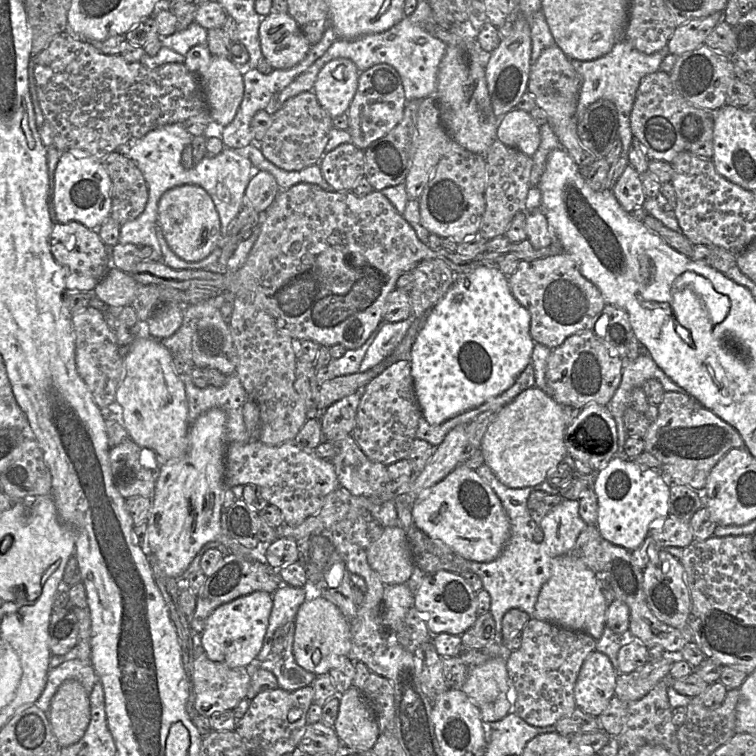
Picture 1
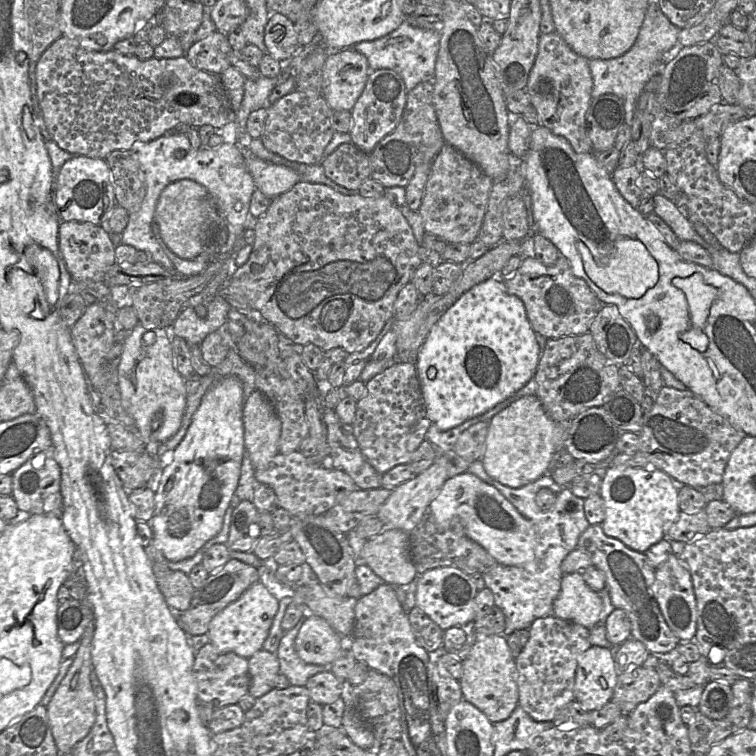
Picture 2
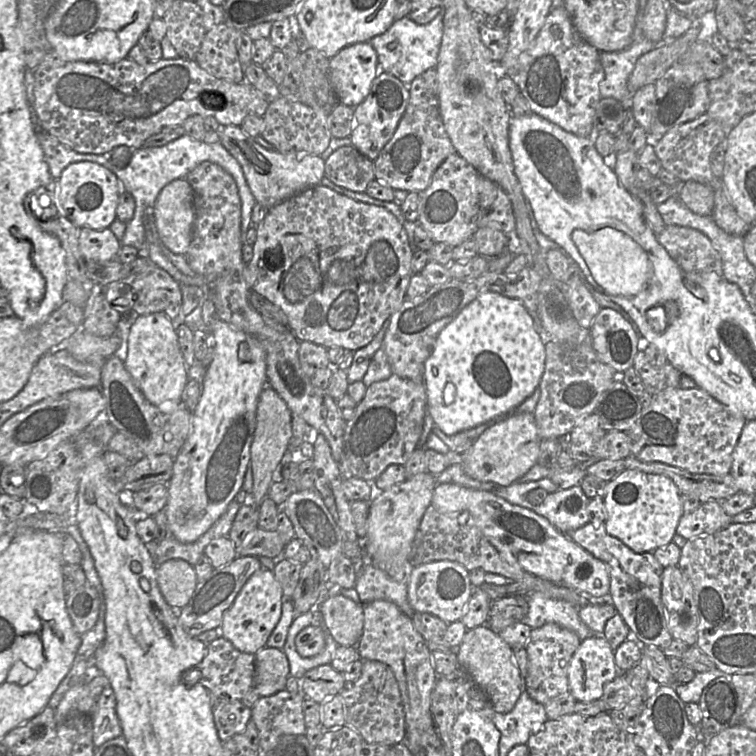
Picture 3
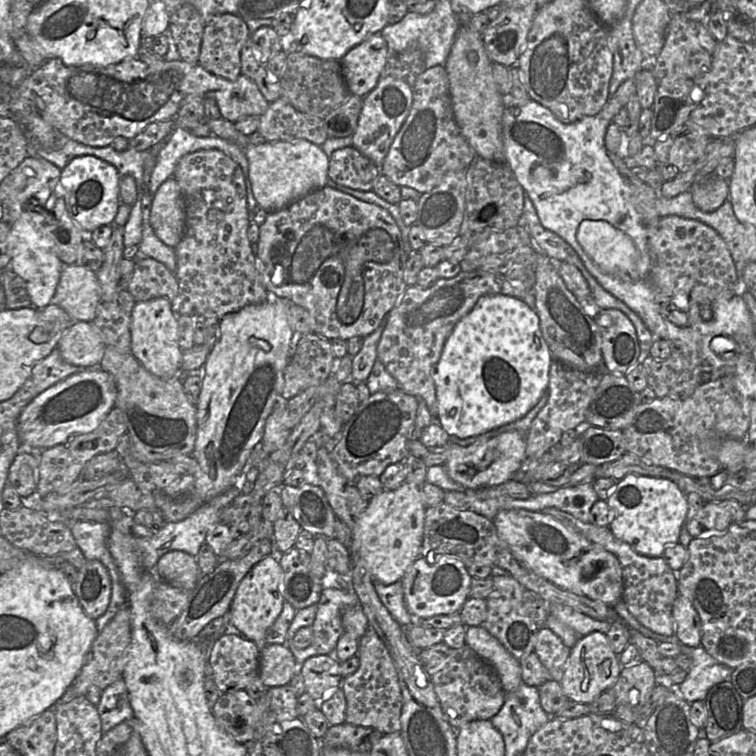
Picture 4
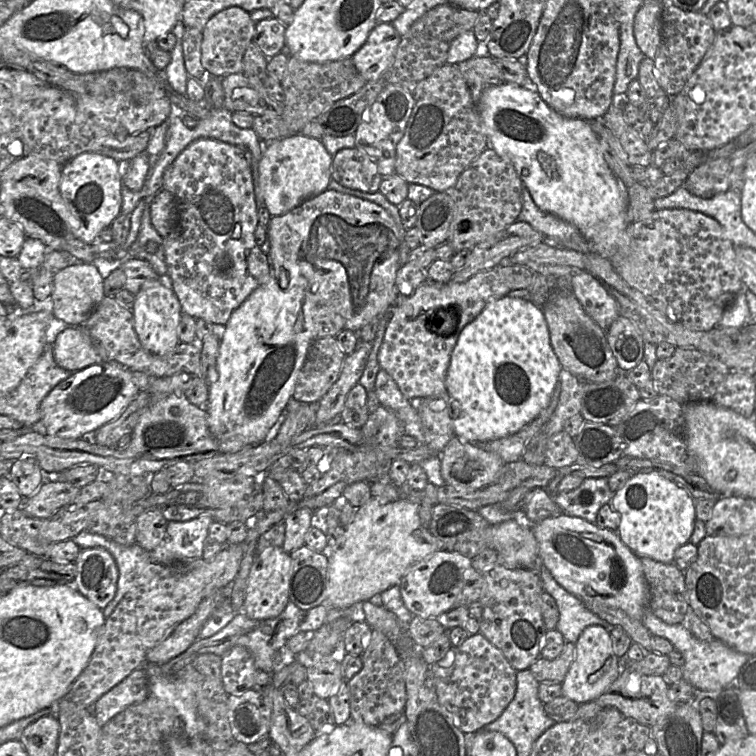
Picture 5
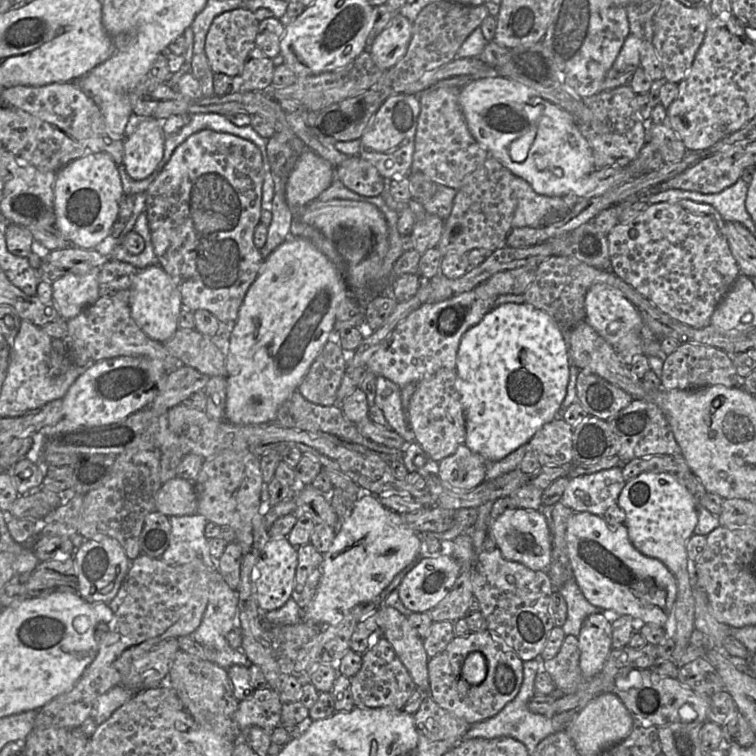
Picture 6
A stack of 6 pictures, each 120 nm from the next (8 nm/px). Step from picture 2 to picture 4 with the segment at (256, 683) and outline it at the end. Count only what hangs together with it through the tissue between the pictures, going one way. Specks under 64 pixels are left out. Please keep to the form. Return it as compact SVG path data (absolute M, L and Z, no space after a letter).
M267 644L260 651L258 676L268 689L289 685L296 673L295 658L284 644Z

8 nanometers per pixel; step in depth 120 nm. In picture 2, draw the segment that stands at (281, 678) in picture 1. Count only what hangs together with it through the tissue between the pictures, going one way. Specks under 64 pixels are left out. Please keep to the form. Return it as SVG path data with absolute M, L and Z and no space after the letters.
M309 612L297 624L285 632L279 642L276 656L279 660L280 674L284 675L291 686L305 686L308 679L315 674L330 670L330 666L307 664L295 651L295 638Z

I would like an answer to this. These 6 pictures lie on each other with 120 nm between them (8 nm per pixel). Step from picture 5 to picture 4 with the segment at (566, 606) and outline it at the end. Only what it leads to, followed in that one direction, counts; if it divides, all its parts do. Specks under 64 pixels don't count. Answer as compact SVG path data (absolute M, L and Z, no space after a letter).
M557 603L549 604L550 614L561 623L573 629L580 637L586 636L591 632L598 631L607 634L610 625L607 621L593 619L575 609Z

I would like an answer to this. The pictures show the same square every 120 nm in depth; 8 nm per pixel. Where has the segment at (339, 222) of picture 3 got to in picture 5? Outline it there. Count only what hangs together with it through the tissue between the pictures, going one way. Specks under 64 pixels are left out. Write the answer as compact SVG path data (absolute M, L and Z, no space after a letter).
M328 188L304 200L284 215L271 216L267 226L267 239L271 274L280 287L286 288L288 277L294 281L296 271L300 271L307 279L309 291L316 297L316 303L327 306L344 318L344 330L358 332L394 305L397 297L397 272L401 268L400 239L393 218L380 205Z

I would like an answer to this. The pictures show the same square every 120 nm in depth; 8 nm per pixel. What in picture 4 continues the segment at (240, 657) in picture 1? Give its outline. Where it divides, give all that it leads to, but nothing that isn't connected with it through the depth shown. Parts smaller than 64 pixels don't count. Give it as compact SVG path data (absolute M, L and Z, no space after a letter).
M267 555L243 578L232 599L229 624L237 633L254 642L261 651L266 645L267 630L282 612L284 604L284 573L279 561Z

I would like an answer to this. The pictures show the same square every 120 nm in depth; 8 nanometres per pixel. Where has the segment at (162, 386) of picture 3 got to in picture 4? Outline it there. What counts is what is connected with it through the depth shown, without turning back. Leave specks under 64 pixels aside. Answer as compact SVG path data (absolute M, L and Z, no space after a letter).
M165 298L135 302L130 317L130 353L155 376L161 378L178 376L181 372L183 352L178 344L178 319L172 310L172 303Z

